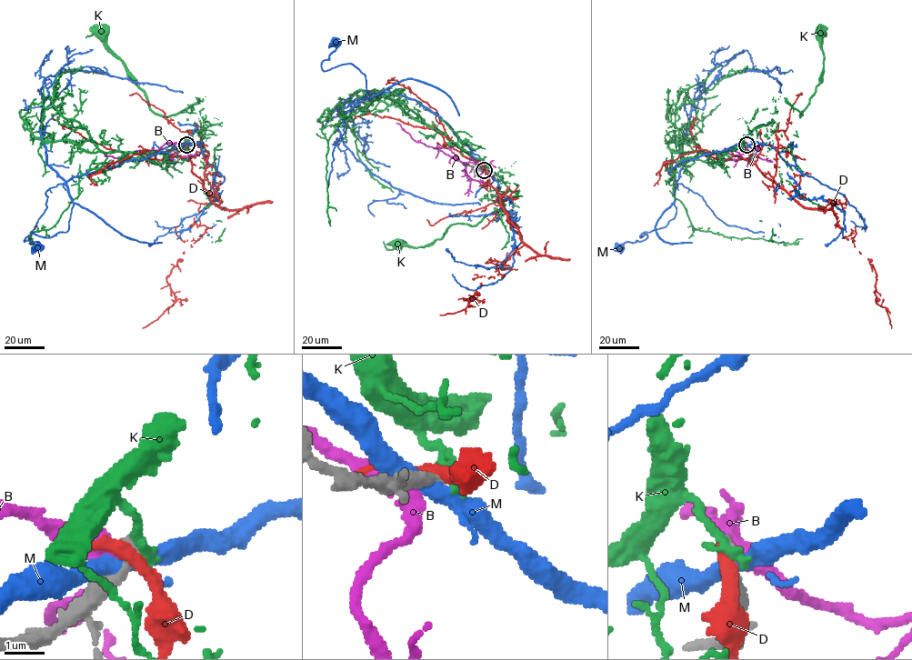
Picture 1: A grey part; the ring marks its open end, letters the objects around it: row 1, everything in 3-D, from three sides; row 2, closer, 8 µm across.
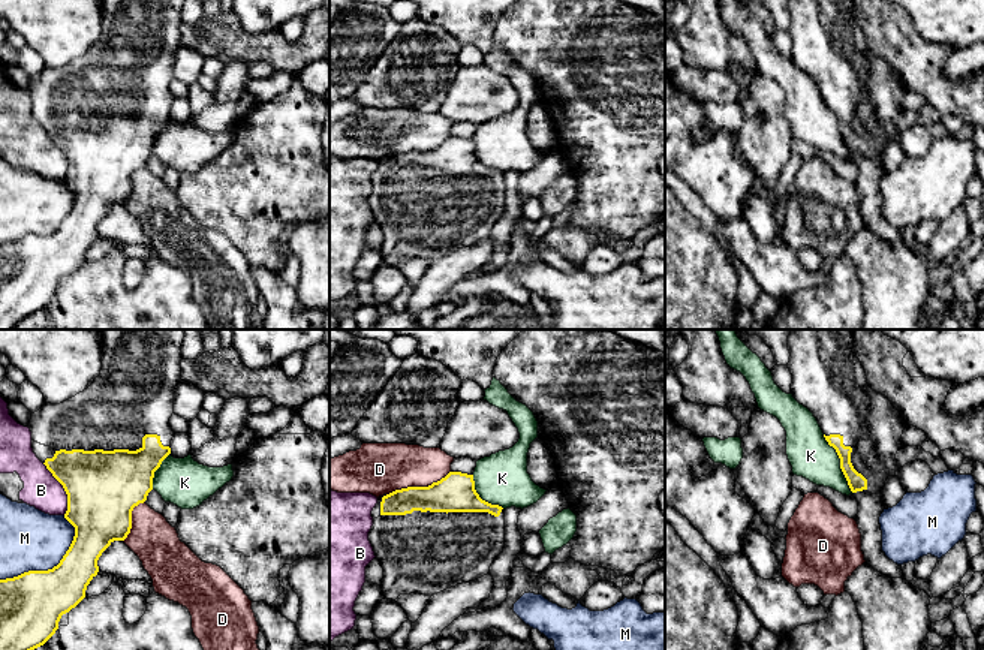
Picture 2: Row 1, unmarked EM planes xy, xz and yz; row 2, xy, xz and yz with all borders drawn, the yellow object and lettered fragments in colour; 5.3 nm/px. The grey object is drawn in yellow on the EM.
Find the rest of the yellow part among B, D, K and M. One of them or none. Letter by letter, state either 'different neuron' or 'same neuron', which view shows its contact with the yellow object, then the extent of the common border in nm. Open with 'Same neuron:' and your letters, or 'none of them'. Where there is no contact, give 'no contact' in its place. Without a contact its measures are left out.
Same neuron: none of them
B: different neuron | xy | 300 nm
D: different neuron | xz | 360 nm
K: different neuron | yz | 360 nm
M: different neuron | xy | 500 nm

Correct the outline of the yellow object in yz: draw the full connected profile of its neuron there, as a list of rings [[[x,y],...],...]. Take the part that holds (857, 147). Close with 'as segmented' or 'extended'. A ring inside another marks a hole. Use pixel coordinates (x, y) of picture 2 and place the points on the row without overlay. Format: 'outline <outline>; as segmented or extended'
outline [[[788,0],[791,58],[816,82],[825,105],[840,123],[852,157],[882,159],[888,141],[899,141],[896,118],[905,109],[906,87],[891,66],[867,48],[852,0]]]; extended

